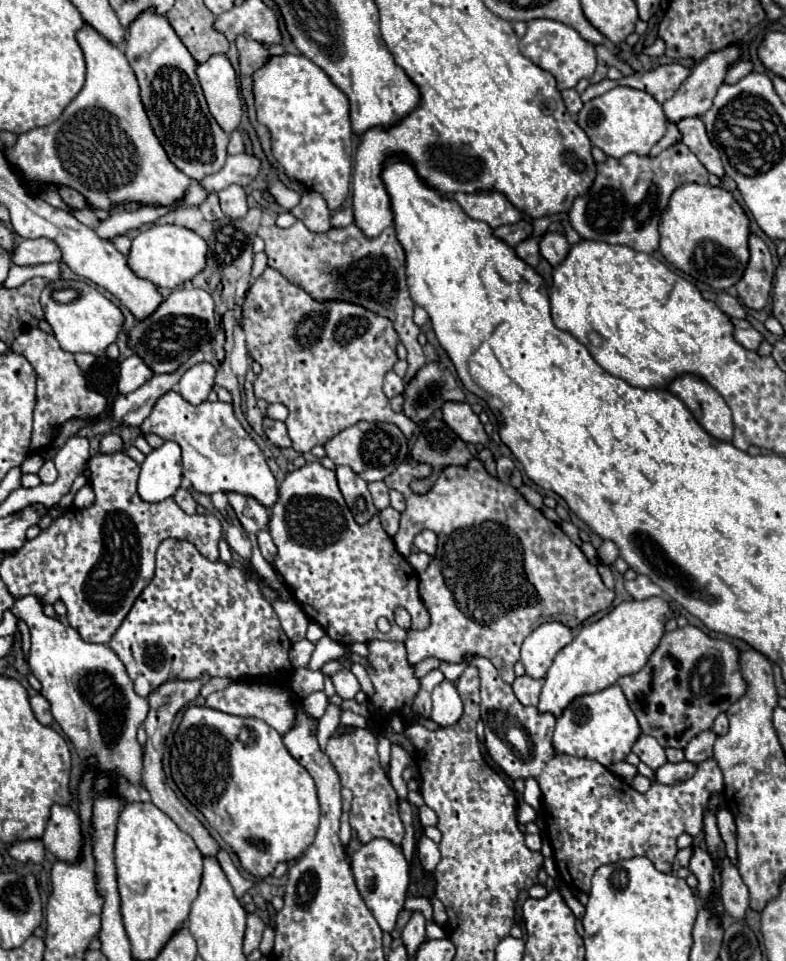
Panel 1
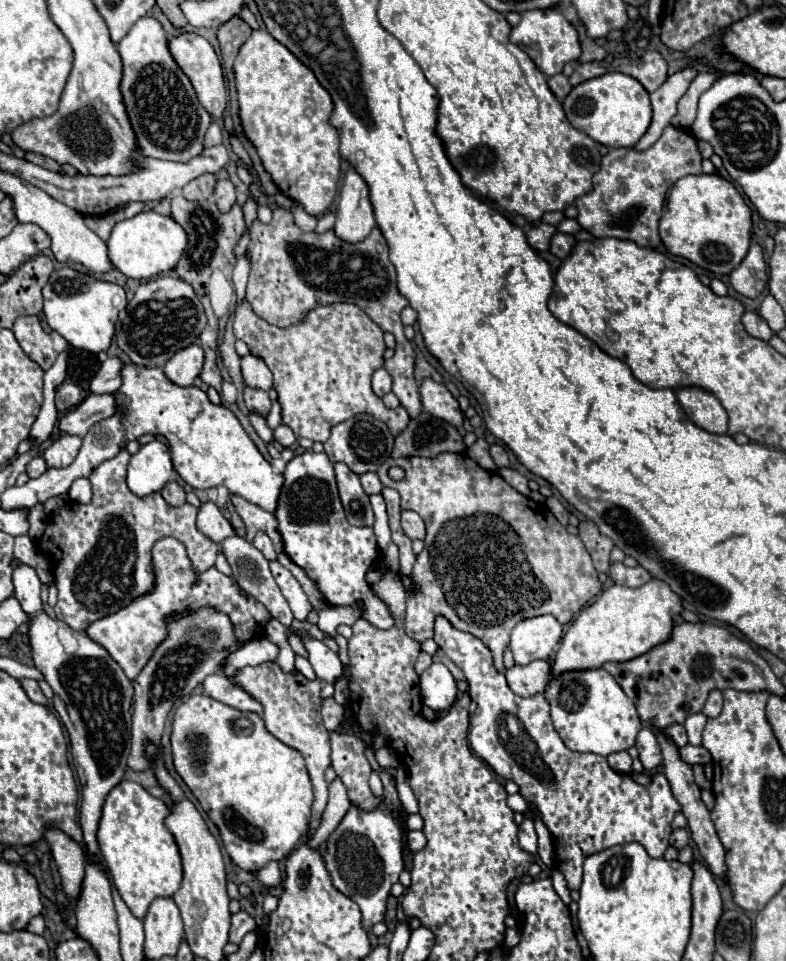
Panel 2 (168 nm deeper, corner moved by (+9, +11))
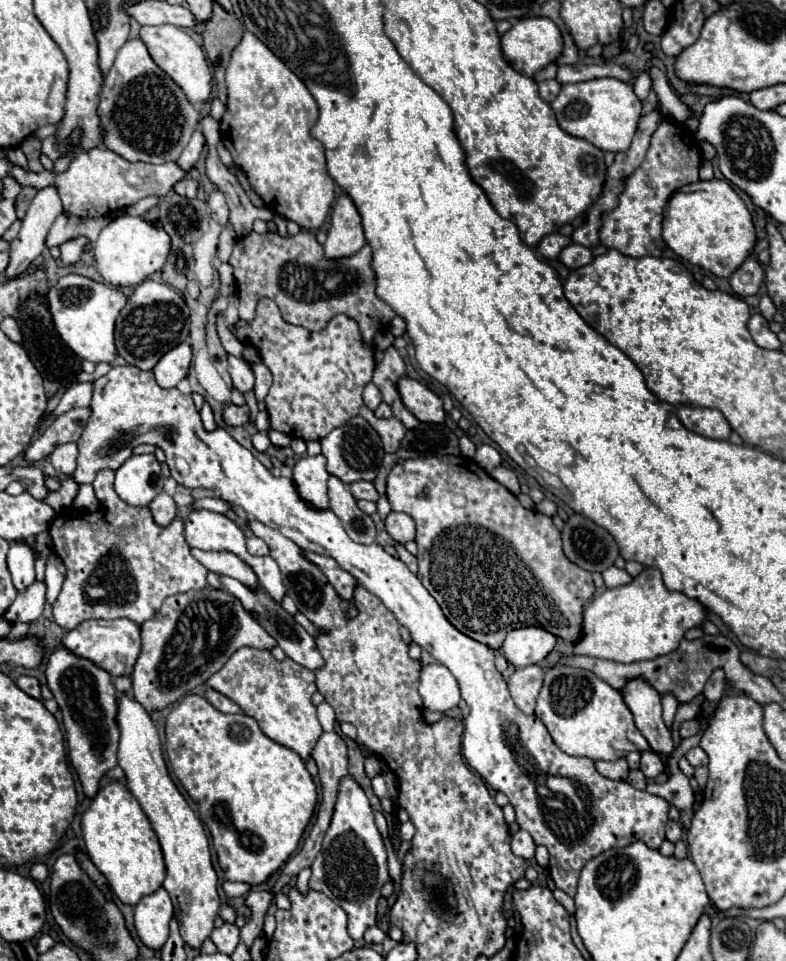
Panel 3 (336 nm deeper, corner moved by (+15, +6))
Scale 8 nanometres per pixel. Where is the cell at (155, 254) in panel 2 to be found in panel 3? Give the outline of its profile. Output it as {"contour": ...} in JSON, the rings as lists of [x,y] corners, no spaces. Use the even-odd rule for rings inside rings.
{"contour":[[[119,215],[99,233],[99,239],[93,243],[93,253],[95,267],[107,283],[115,287],[139,285],[151,273],[161,271],[161,267],[165,265],[165,259],[169,255],[169,235],[165,233],[165,229],[145,221],[143,217]]]}

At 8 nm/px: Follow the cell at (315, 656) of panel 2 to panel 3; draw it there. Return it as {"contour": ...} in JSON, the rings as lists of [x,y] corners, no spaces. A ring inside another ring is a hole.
{"contour":[[[221,577],[221,583],[223,583],[223,587],[225,587],[229,593],[233,593],[233,595],[243,603],[243,607],[245,607],[247,613],[257,613],[257,623],[277,641],[277,645],[285,651],[285,655],[287,655],[289,659],[297,661],[299,665],[303,665],[303,667],[307,667],[307,669],[311,669],[311,671],[321,669],[323,657],[321,657],[321,653],[319,653],[319,649],[317,649],[317,645],[315,645],[315,639],[293,619],[291,613],[287,613],[277,601],[273,601],[263,587],[251,589],[251,587],[245,587],[241,581],[237,581],[237,579],[233,579],[233,577]]]}

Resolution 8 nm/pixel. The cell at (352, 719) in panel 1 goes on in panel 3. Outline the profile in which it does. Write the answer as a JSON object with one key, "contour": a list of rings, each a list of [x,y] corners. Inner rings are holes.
{"contour":[[[323,701],[323,703],[317,707],[317,717],[319,717],[319,723],[321,723],[323,731],[333,731],[333,729],[335,729],[337,719],[335,719],[335,711],[333,711],[333,707],[331,707],[329,703]]]}

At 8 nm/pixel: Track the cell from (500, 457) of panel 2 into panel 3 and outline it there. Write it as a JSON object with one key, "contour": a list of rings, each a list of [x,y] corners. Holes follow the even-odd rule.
{"contour":[[[481,445],[481,447],[477,449],[477,453],[475,453],[475,461],[477,461],[487,473],[491,473],[495,467],[501,465],[501,455],[499,455],[499,451],[493,449],[491,445]]]}

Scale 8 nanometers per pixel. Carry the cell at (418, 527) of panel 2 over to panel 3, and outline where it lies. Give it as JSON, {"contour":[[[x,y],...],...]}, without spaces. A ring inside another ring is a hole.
{"contour":[[[391,511],[385,517],[385,531],[397,541],[397,543],[407,543],[415,539],[415,523],[407,513],[397,513]]]}

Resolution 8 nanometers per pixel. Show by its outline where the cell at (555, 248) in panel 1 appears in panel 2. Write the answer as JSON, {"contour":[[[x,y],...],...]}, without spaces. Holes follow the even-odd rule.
{"contour":[[[557,232],[557,234],[553,234],[553,238],[551,238],[549,252],[555,254],[557,258],[565,258],[565,256],[569,256],[573,244],[575,244],[575,238],[573,238],[571,234],[561,234],[561,232]]]}

